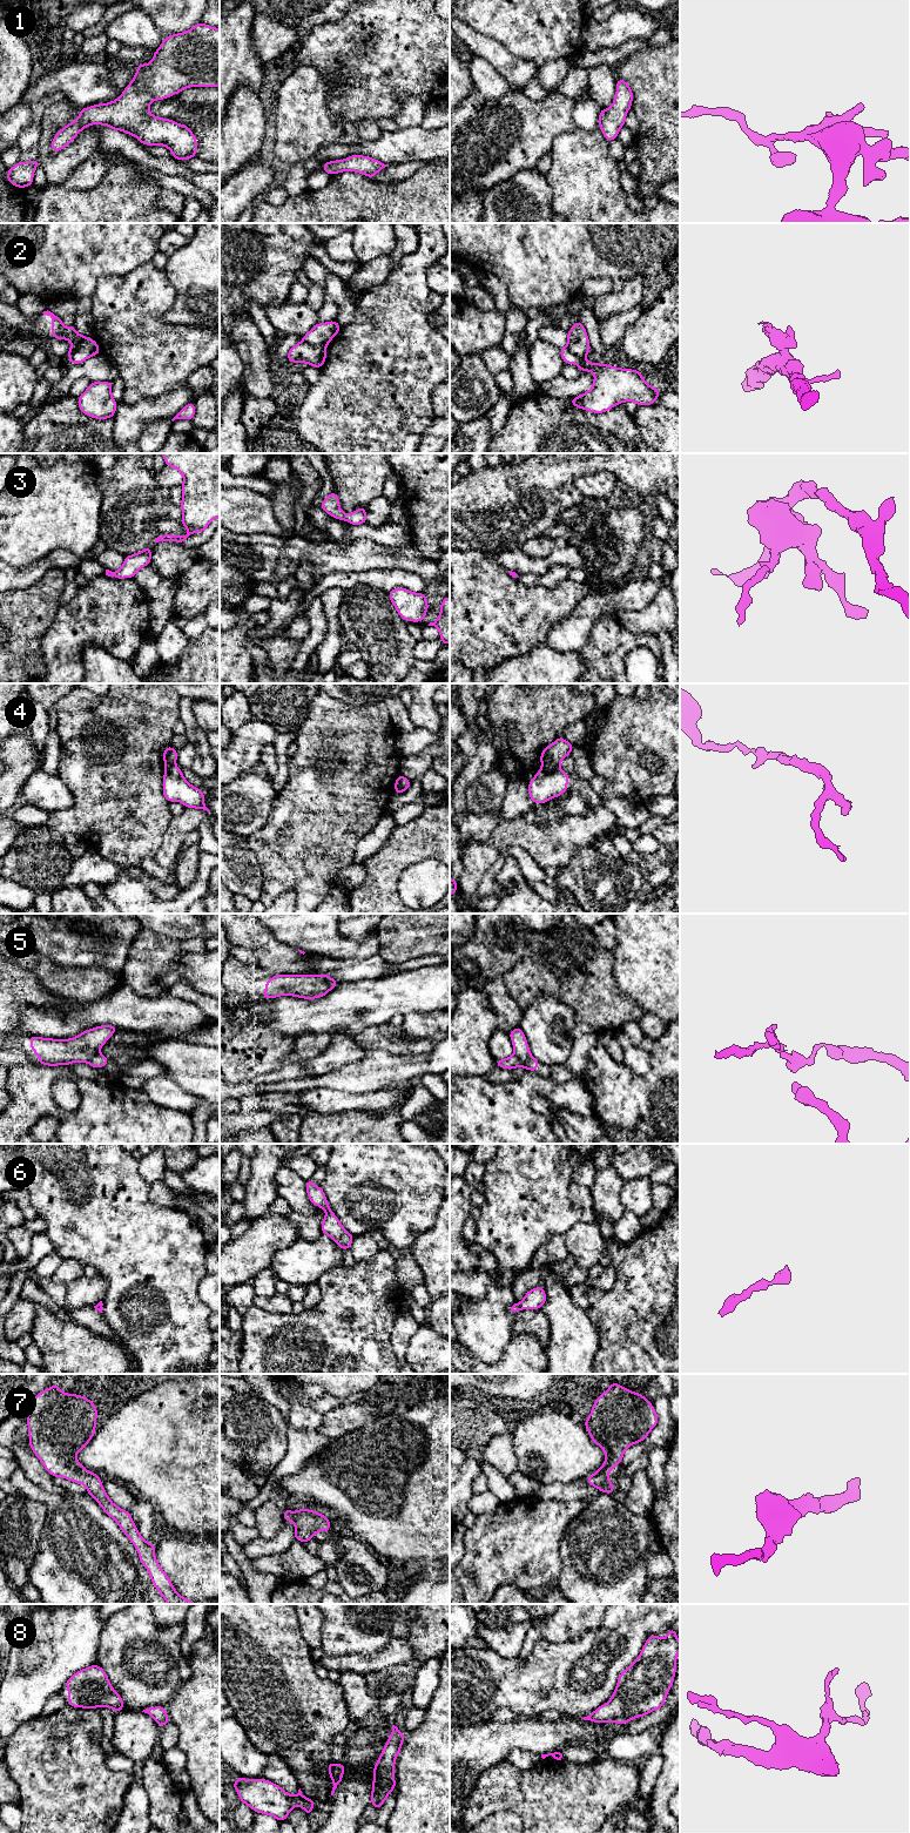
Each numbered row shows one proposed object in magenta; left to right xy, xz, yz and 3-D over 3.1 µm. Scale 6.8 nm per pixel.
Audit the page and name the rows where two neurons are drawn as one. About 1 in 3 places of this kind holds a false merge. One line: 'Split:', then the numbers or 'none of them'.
Split: 2, 4, 5

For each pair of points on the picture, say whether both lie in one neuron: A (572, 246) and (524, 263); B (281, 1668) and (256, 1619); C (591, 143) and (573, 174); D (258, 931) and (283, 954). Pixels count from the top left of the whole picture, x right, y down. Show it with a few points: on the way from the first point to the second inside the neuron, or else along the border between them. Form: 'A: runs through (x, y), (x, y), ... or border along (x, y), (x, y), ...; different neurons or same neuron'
A: runs through (560, 246), (541, 246), (536, 251); same neuron
B: runs through (269, 1656), (256, 1643), (256, 1631); same neuron
C: runs through (588, 150), (581, 157), (580, 167); same neuron
D: runs through (264, 937), (277, 950); same neuron

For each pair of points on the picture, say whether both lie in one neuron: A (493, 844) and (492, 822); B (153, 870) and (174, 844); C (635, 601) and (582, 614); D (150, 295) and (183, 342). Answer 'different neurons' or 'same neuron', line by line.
A: different neurons
B: different neurons
C: same neuron
D: same neuron

